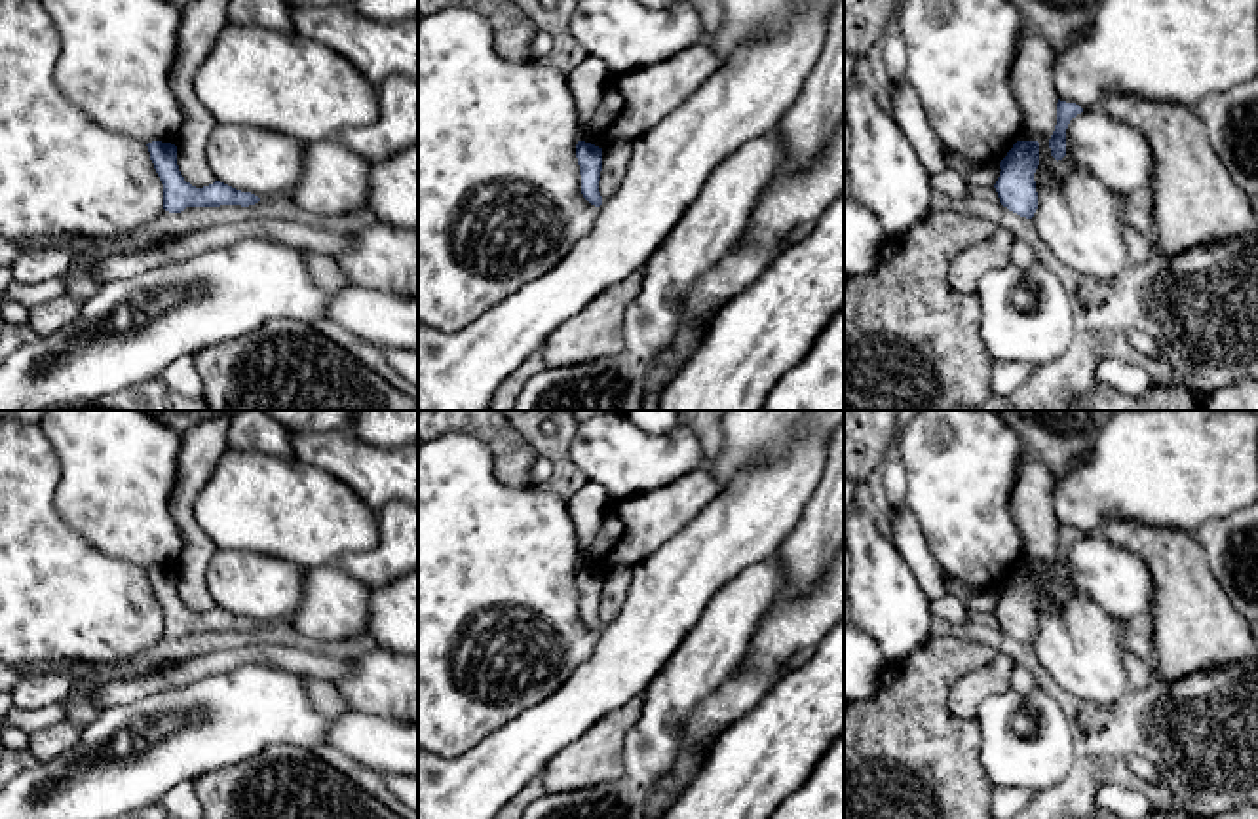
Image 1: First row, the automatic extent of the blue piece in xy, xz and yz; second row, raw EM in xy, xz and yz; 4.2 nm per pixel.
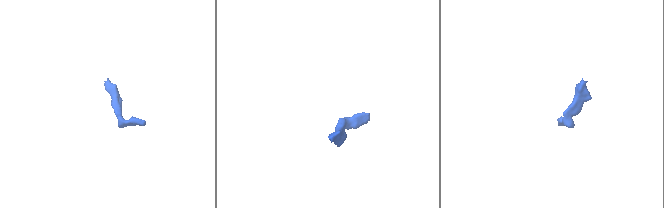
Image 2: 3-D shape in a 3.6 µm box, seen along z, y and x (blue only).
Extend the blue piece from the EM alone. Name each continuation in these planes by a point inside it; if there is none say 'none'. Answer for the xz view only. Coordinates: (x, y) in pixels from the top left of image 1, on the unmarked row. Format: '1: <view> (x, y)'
none

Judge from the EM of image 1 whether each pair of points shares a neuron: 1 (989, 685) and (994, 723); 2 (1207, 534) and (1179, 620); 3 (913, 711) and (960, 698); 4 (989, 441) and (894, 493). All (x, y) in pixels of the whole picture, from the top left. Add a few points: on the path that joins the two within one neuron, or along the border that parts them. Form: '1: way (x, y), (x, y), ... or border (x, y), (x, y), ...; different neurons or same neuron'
1: border (1010, 688), (991, 694), (981, 704), (975, 719); different neurons
2: border (1192, 533), (1222, 588); different neurons
3: border (979, 667), (962, 675), (949, 696), (962, 721); different neurons
4: border (897, 457), (905, 472), (903, 502); different neurons

